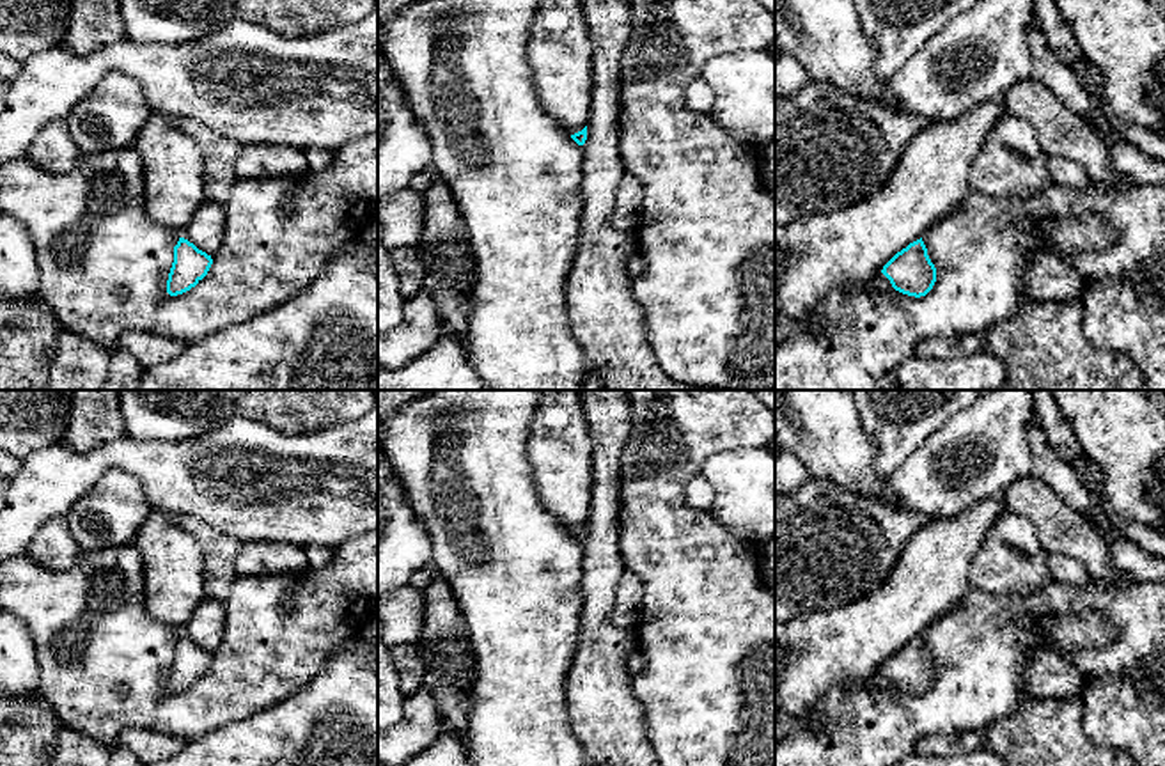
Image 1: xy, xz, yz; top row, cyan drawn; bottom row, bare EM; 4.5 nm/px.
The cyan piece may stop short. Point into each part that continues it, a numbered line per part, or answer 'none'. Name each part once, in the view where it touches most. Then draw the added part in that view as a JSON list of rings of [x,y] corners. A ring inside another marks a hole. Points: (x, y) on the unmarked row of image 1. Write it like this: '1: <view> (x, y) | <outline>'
1: yz (880, 680) | [[[881,668],[872,674],[872,684],[876,688],[892,688],[894,686],[890,677]]]

